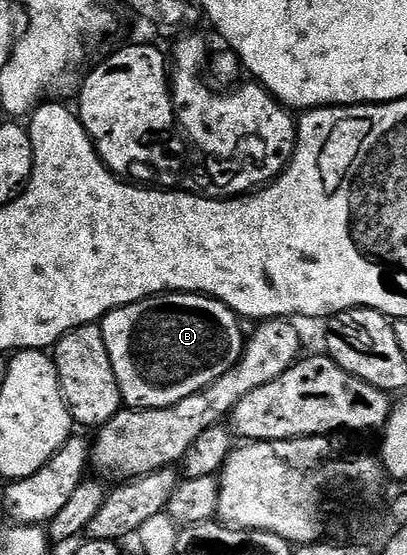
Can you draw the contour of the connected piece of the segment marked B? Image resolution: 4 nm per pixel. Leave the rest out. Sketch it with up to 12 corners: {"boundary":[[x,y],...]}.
{"boundary":[[198,293],[103,316],[128,408],[204,391],[243,354],[234,311]]}

